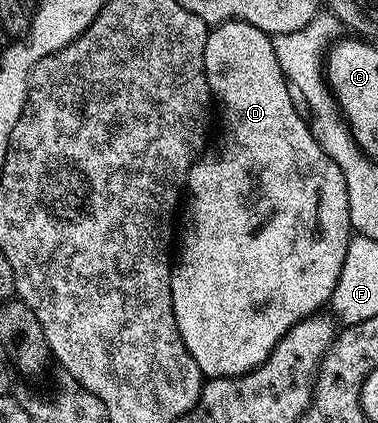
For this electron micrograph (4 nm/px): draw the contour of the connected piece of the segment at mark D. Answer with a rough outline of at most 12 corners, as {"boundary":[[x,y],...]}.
{"boundary":[[207,31],[222,133],[170,270],[203,377],[329,305],[344,174],[271,33]]}

